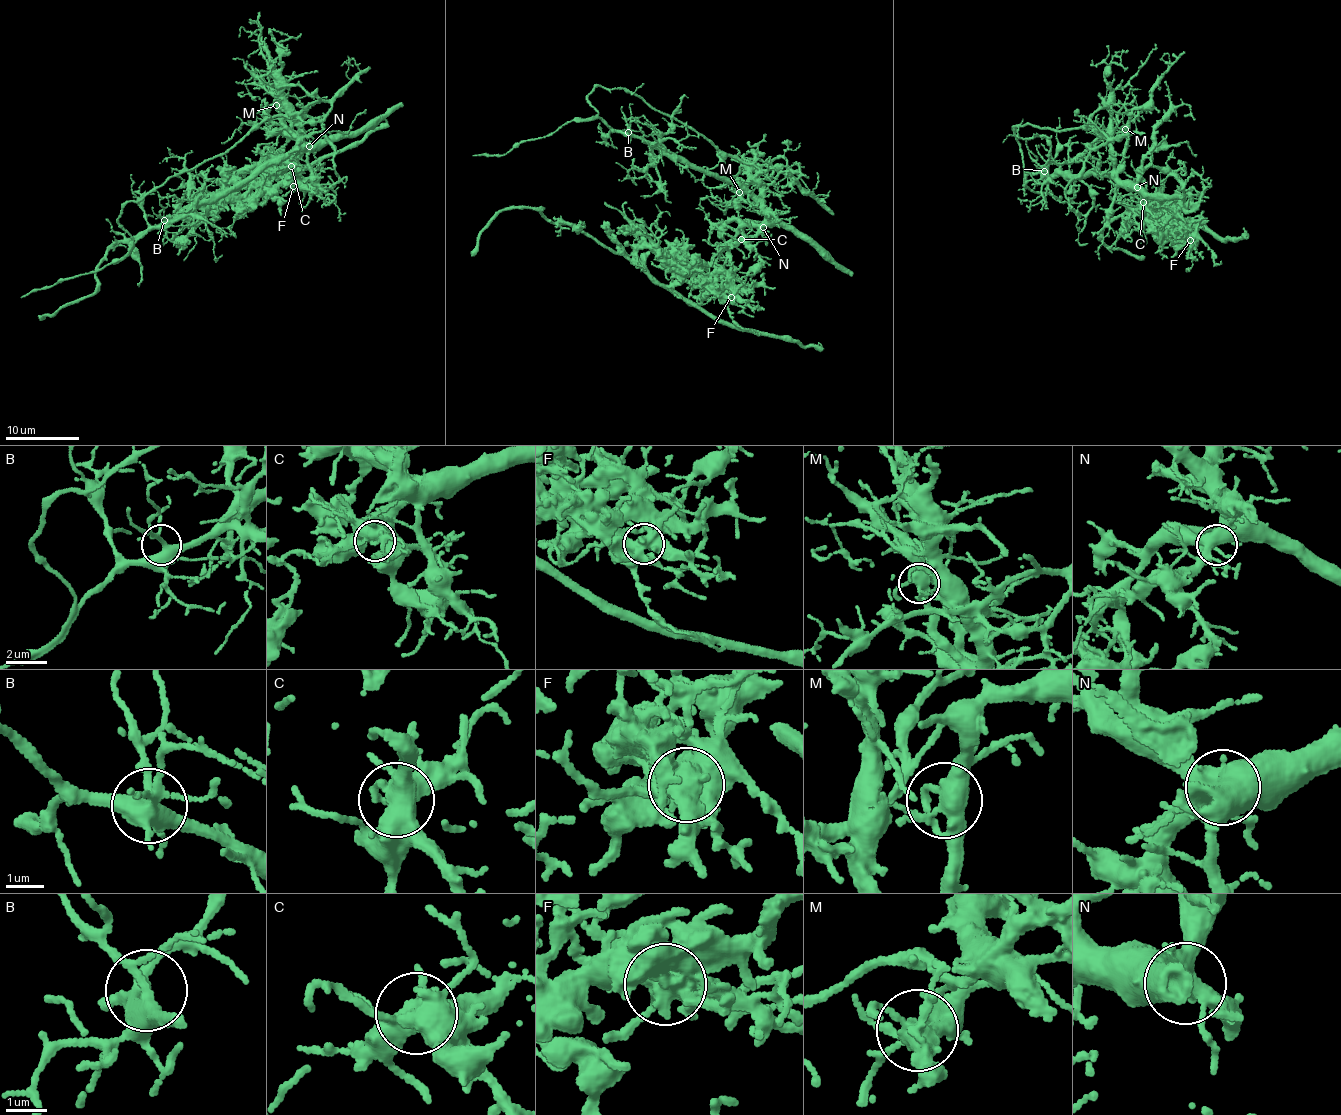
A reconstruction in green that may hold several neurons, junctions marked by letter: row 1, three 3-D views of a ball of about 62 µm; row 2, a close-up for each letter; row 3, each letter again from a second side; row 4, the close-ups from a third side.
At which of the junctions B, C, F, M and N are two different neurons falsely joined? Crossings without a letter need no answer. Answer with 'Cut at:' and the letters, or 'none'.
Cut at: F, M

